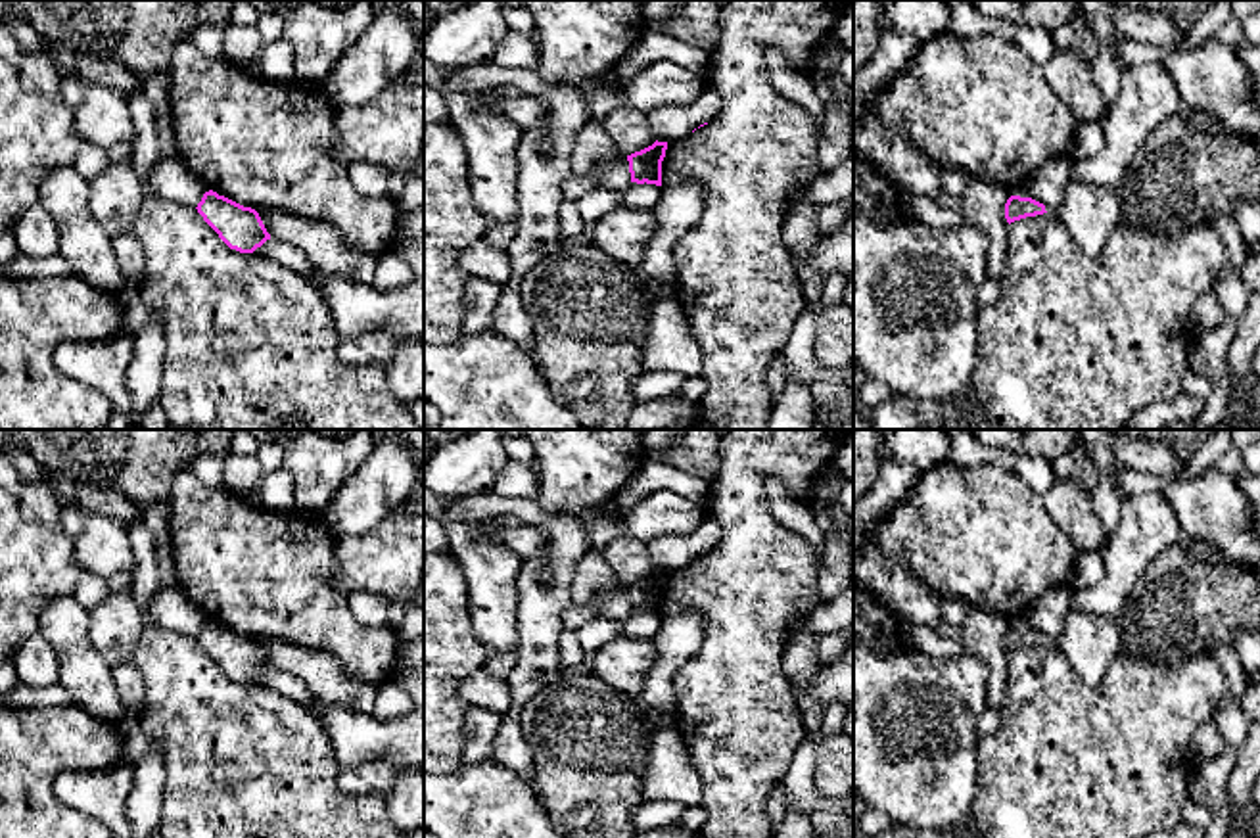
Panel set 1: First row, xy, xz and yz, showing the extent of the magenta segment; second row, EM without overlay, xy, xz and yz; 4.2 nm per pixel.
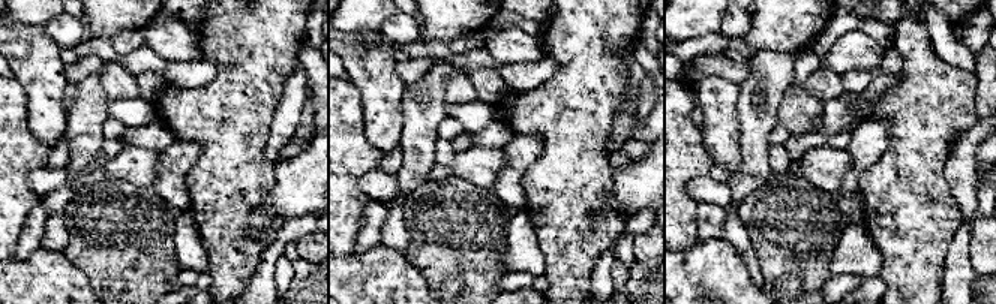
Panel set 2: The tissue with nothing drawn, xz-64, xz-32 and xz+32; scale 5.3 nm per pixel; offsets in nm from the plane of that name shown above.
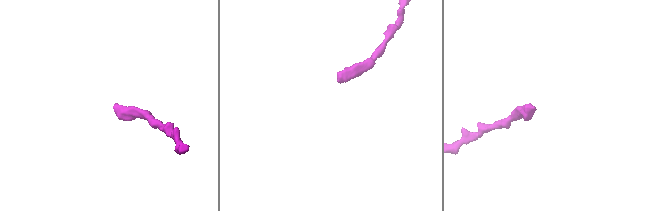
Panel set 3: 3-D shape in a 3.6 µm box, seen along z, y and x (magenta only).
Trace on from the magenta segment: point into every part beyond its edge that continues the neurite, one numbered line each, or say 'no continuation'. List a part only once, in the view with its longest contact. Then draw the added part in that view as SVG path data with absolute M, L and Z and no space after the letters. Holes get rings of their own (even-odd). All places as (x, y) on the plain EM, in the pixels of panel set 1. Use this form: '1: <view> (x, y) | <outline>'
no continuation

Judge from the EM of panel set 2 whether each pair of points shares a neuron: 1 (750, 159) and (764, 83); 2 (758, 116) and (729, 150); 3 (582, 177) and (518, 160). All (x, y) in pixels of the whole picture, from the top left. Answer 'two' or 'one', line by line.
1: one
2: two
3: two

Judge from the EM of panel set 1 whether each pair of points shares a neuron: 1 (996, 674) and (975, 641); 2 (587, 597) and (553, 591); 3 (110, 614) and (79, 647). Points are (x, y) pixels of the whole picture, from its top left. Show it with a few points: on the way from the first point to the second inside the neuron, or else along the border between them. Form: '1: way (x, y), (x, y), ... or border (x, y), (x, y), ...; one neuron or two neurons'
1: way (996, 666), (982, 649); one neuron
2: border (585, 551), (576, 564), (570, 603); two neurons
3: border (89, 614), (89, 641), (112, 666); two neurons

